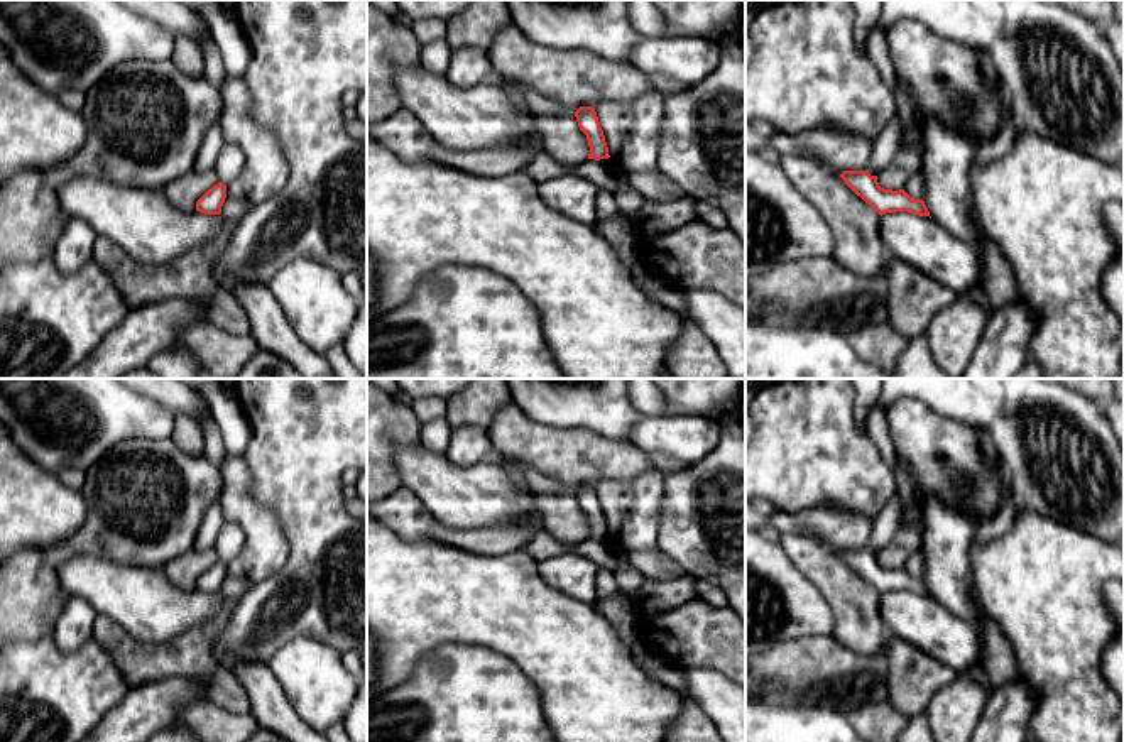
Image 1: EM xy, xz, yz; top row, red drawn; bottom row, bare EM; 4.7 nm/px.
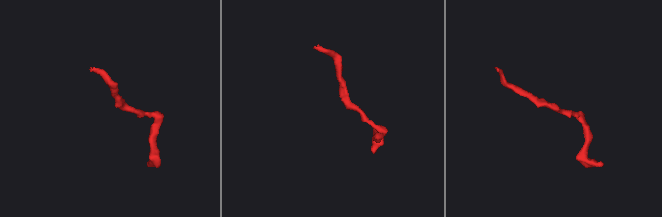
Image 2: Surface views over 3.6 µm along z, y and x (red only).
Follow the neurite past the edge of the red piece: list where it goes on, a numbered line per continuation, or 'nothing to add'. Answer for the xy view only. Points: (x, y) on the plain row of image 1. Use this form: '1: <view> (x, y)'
nothing to add

